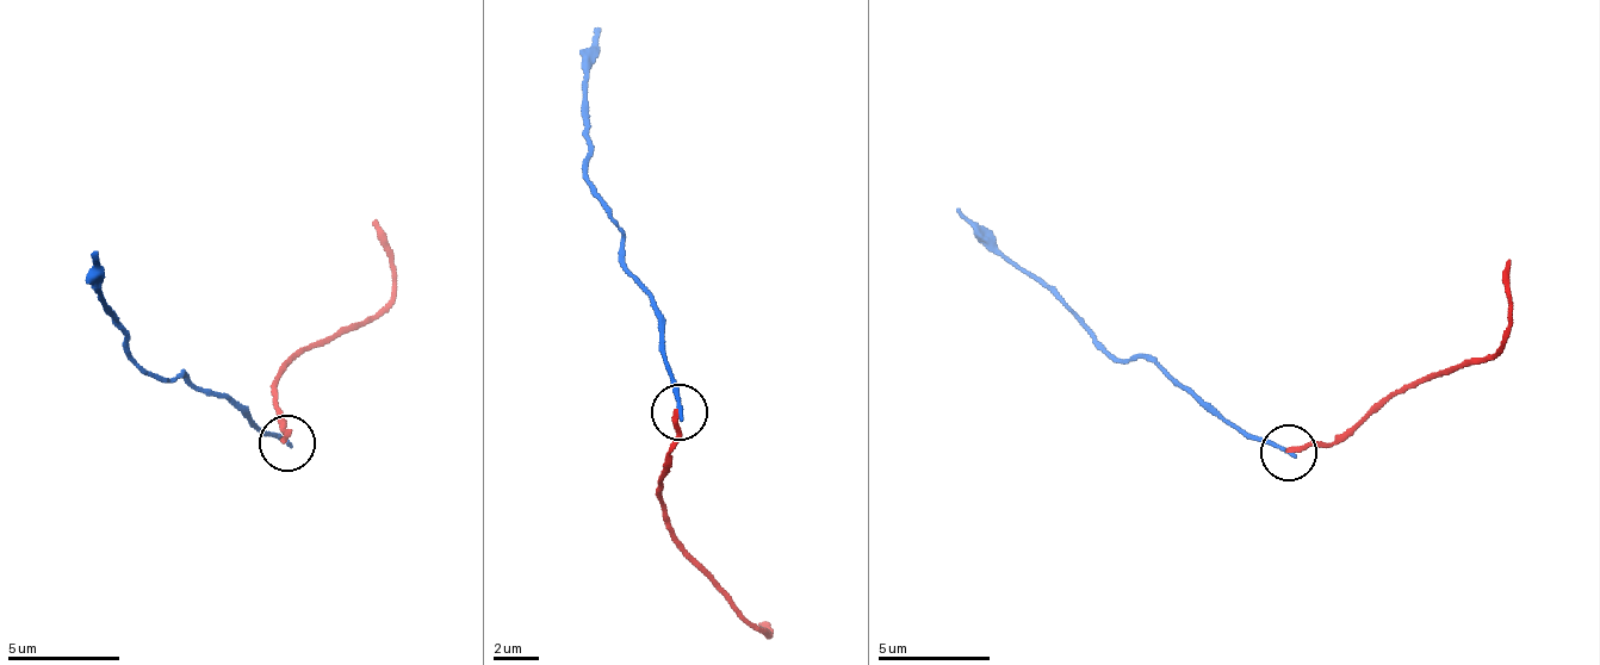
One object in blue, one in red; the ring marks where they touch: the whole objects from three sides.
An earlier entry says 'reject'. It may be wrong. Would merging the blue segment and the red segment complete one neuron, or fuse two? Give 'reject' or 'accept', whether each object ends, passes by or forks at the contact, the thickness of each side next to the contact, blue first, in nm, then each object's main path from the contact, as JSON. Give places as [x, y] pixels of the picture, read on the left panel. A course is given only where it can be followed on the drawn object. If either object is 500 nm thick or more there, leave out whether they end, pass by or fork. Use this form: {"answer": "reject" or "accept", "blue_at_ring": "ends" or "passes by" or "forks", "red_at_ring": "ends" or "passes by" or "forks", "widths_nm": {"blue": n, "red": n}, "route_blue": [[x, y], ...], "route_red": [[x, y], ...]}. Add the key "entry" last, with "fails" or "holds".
{"answer": "reject", "blue_at_ring": "ends", "red_at_ring": "ends", "widths_nm": {"blue": 200, "red": 240}, "route_blue": [[287, 445], [187, 374], [168, 378], [135, 362], [103, 304], [98, 253]], "route_red": [[283, 445], [287, 428], [274, 403], [283, 371], [374, 311], [394, 293], [394, 248], [370, 221]], "entry": "holds"}

